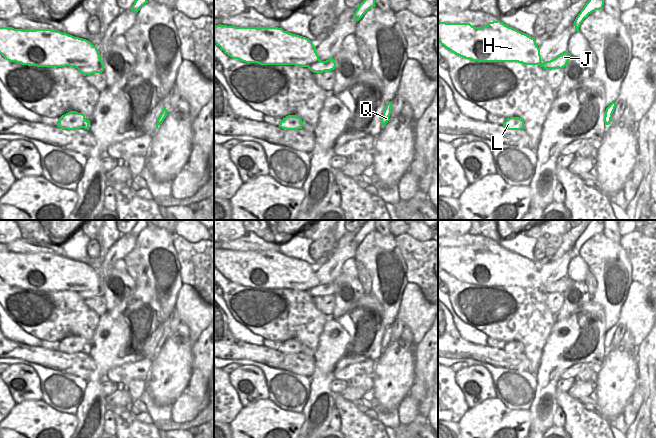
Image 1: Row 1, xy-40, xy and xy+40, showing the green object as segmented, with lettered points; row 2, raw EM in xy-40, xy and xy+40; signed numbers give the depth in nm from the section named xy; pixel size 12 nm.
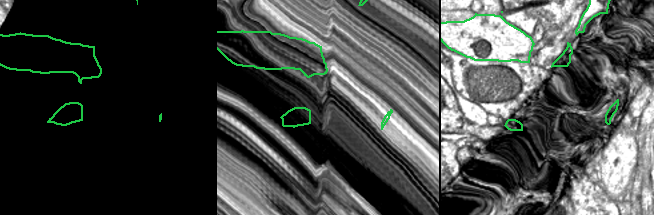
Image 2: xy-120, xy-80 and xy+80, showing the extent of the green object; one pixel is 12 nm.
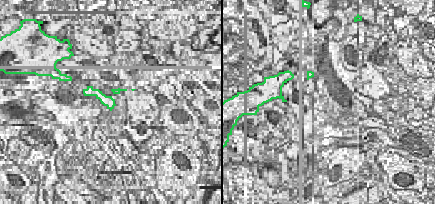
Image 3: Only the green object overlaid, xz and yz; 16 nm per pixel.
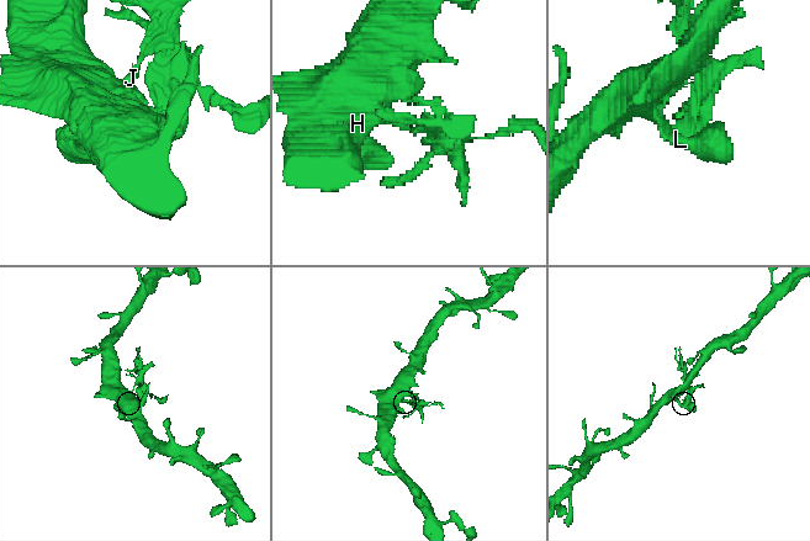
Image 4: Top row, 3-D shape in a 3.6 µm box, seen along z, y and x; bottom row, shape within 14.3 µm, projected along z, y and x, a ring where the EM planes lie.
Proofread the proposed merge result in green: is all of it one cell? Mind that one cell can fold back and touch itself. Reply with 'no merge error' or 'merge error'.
merge error

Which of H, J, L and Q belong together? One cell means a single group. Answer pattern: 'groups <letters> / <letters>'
groups H L / J Q

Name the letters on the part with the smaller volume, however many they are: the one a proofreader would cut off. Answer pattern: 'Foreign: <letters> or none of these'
Foreign: J, Q

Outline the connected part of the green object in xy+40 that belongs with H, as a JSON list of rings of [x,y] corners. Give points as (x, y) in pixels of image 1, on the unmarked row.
[[[499,243],[489,246],[487,250],[474,251],[470,247],[438,247],[438,265],[452,277],[478,286],[518,286],[524,289],[540,289],[546,294],[558,293],[552,285],[541,286],[540,273],[534,262]]]

